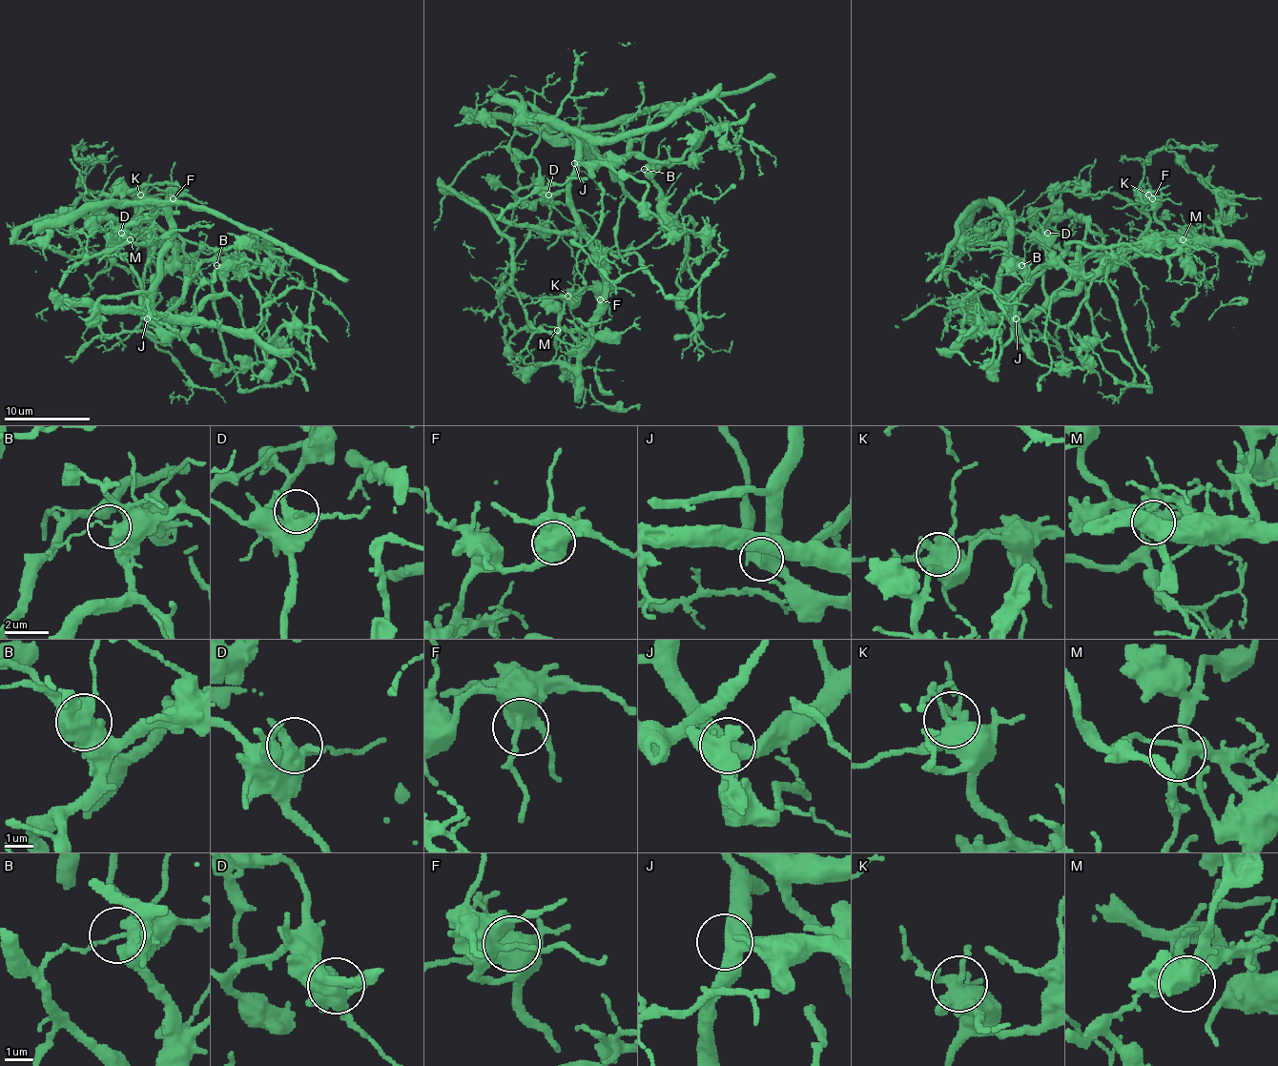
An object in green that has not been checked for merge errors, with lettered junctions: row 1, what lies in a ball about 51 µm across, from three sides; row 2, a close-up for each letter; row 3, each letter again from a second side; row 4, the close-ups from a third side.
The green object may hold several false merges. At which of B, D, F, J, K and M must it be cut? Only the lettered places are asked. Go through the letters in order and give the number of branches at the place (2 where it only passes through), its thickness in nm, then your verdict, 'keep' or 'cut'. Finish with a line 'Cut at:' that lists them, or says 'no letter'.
B: 2 branches meet; 400 nm thick; cut
D: 4 branches meet; 460 nm thick; keep
F: 2 branches meet; 360 nm thick; keep
J: 3 branches meet; 460 nm thick; keep
K: 4 branches meet; 480 nm thick; keep
M: 5 branches meet; 360 nm thick; keep
Cut at: B

